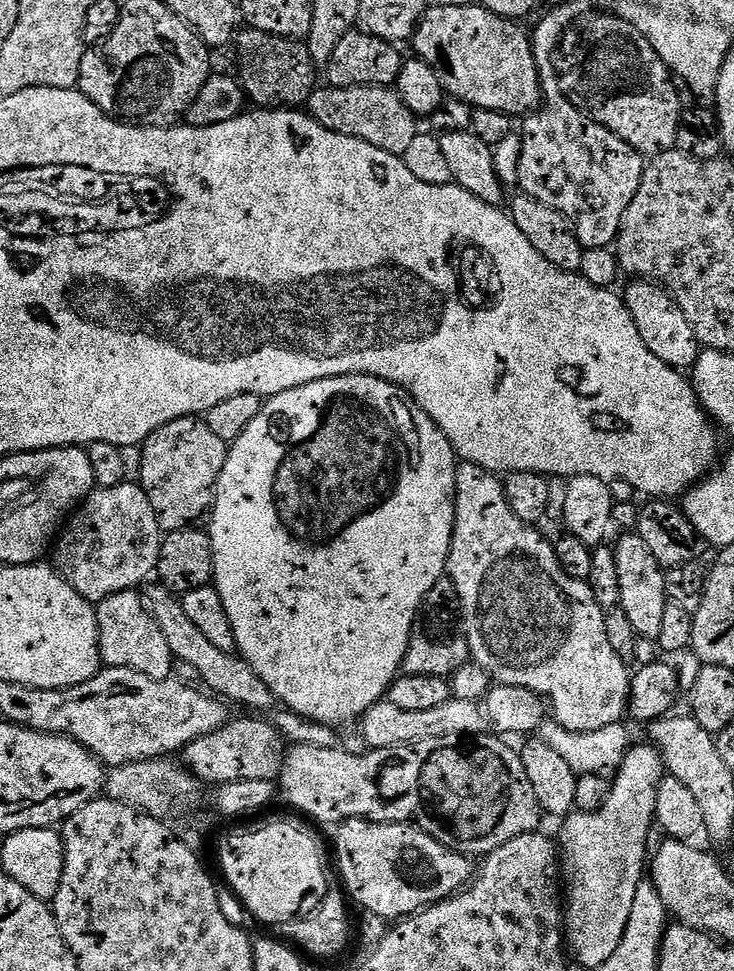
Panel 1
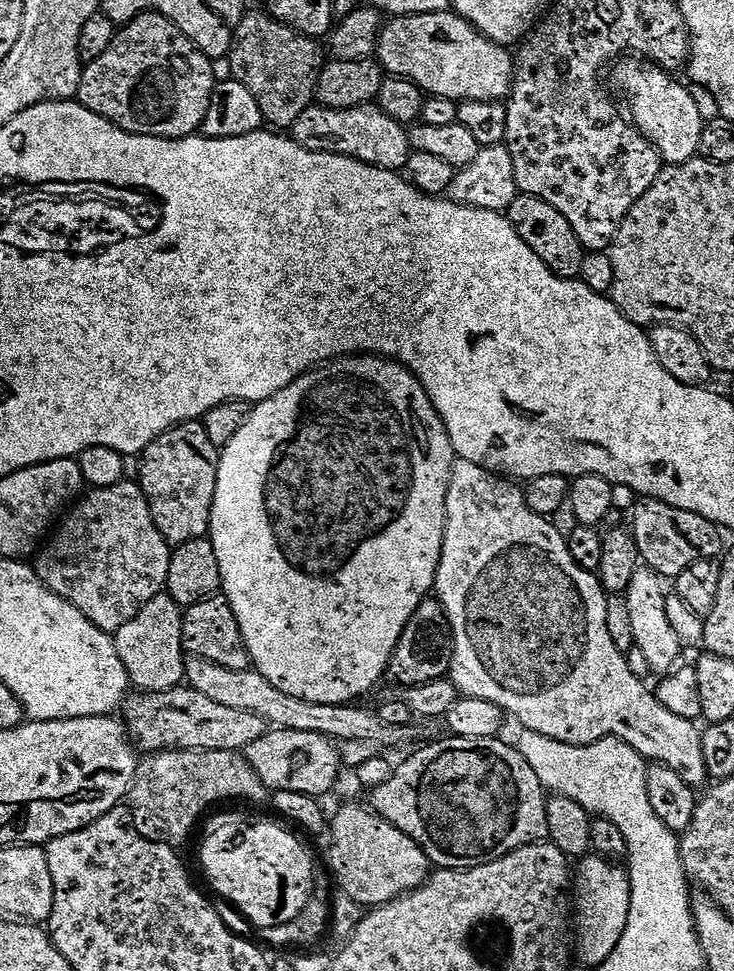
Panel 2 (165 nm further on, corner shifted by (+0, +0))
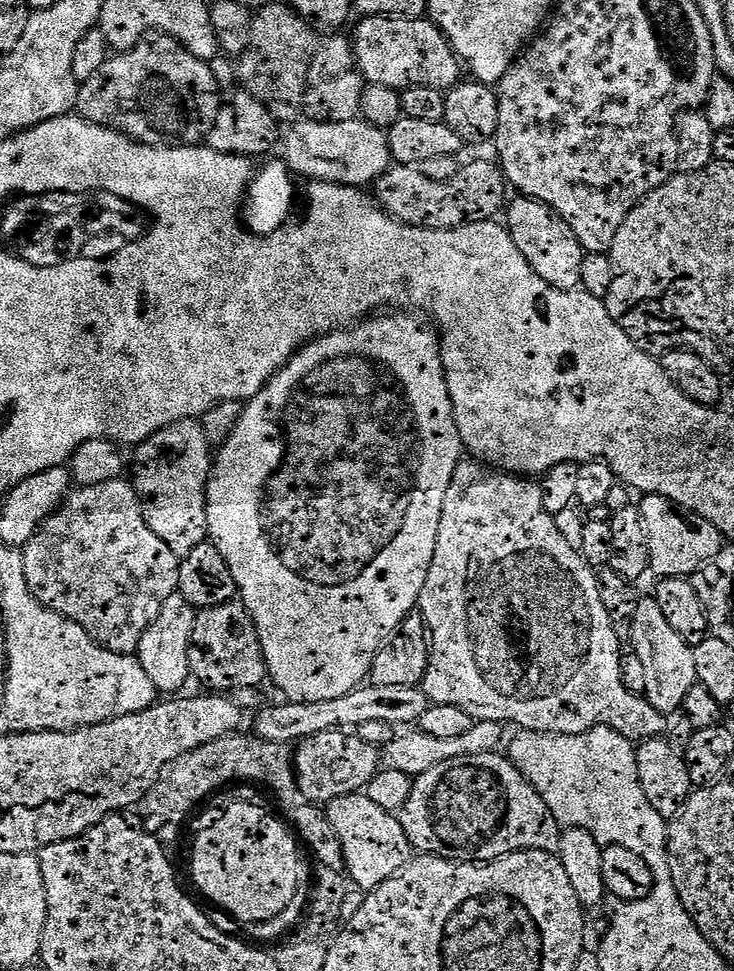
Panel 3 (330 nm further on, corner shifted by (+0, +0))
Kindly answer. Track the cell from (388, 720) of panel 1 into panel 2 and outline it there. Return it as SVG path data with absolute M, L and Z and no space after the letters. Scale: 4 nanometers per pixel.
M188 656L184 661L184 675L187 687L198 690L198 694L206 694L218 706L230 706L230 710L250 710L250 714L258 714L272 728L285 728L286 730L302 730L306 734L322 734L330 739L343 742L346 740L361 740L362 742L375 741L380 746L386 744L400 744L412 736L411 727L396 727L384 724L382 718L371 708L356 708L355 703L351 704L323 704L322 702L306 702L306 698L290 698L290 694L282 694L278 686L266 682L262 674L258 674L252 668L246 670L226 670L226 666L218 666L214 662L206 662L197 656Z

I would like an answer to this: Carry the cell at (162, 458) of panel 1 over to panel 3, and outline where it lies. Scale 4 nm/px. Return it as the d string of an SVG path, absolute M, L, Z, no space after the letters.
M199 419L179 420L170 426L166 426L162 430L158 430L150 438L146 438L141 444L135 445L133 456L130 456L130 483L133 490L136 491L136 497L140 499L142 506L142 514L146 518L146 526L150 526L150 530L154 530L154 534L158 534L158 538L162 538L162 542L166 542L166 546L170 546L170 550L174 550L174 554L184 557L190 554L190 550L194 550L194 546L205 543L209 539L208 534L208 482L214 471L214 448L213 445L206 442L206 434L202 430Z

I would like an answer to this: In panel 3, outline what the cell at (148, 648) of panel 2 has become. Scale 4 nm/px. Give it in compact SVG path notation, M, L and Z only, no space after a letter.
M179 594L171 596L166 598L166 602L162 602L162 610L158 610L158 614L142 634L134 655L140 661L142 670L146 670L146 678L154 682L157 693L179 693L176 691L190 680L188 651L194 634L196 613L197 609L192 608L190 602L186 602L186 598L182 598Z

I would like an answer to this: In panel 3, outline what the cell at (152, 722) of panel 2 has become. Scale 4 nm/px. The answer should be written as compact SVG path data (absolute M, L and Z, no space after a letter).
M369 683L354 689L342 698L330 698L330 702L280 702L273 708L261 707L255 713L255 736L266 742L278 742L289 746L314 734L337 730L357 730L364 722L386 722L395 726L415 725L430 707L430 701L420 686L378 686Z

